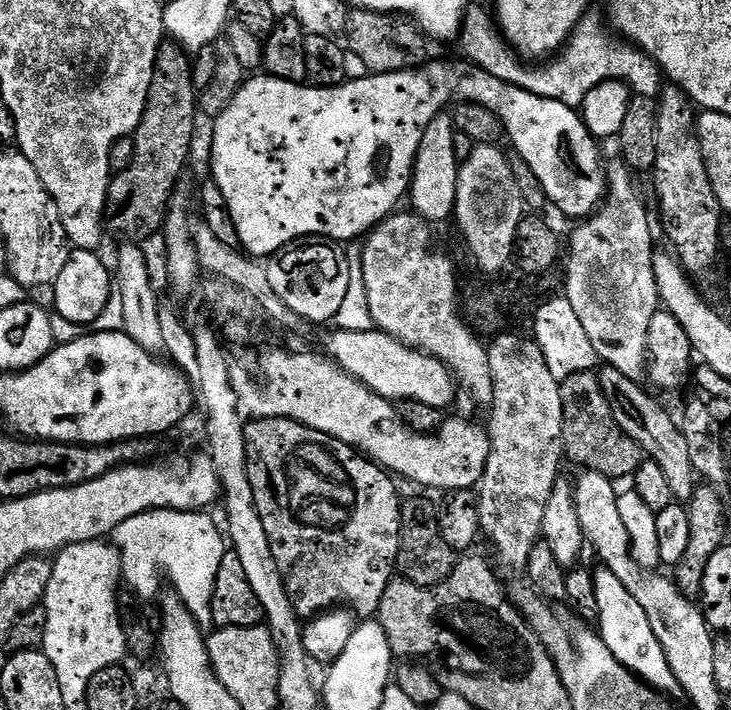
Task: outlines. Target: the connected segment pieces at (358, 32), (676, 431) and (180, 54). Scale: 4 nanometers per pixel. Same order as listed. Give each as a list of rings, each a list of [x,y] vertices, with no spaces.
[[[349,11],[348,21],[342,33],[348,39],[348,52],[358,54],[366,62],[369,73],[378,72],[411,72],[428,63],[429,41],[423,32],[411,20],[400,14],[387,12]]]
[[[604,366],[598,375],[602,394],[614,414],[614,422],[622,426],[622,434],[633,440],[647,459],[662,466],[662,474],[666,474],[666,482],[670,482],[673,501],[690,501],[696,493],[698,477],[690,462],[690,446],[686,446],[681,425],[672,421],[671,414],[643,388],[643,383],[626,378],[622,370]]]
[[[175,43],[161,44],[154,62],[154,78],[150,78],[150,94],[144,103],[144,113],[132,136],[134,142],[134,162],[126,170],[115,173],[108,185],[108,201],[104,207],[104,219],[109,233],[124,236],[128,242],[145,242],[163,229],[168,219],[168,209],[177,195],[176,183],[188,164],[192,152],[192,135],[196,132],[198,117],[198,90],[192,81],[191,59]]]

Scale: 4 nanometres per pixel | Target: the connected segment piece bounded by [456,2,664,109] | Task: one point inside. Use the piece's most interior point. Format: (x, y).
(590, 57)

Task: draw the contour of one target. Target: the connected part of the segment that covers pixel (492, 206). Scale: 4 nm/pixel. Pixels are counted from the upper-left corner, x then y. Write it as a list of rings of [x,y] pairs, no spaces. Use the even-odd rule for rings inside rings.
[[[481,144],[473,147],[470,158],[462,161],[454,213],[454,224],[464,235],[473,262],[488,278],[513,263],[516,235],[520,223],[526,219],[526,205],[522,194],[518,194],[518,182],[514,182],[507,155],[500,150],[491,144]]]

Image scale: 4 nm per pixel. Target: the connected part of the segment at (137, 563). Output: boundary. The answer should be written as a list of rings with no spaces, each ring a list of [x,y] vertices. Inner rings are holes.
[[[156,508],[134,518],[126,518],[114,533],[114,547],[120,554],[120,571],[125,585],[129,584],[144,600],[152,600],[160,592],[160,575],[168,576],[175,595],[187,606],[201,629],[208,630],[212,623],[212,595],[214,578],[226,551],[226,536],[216,529],[214,521],[204,512],[175,512]]]

